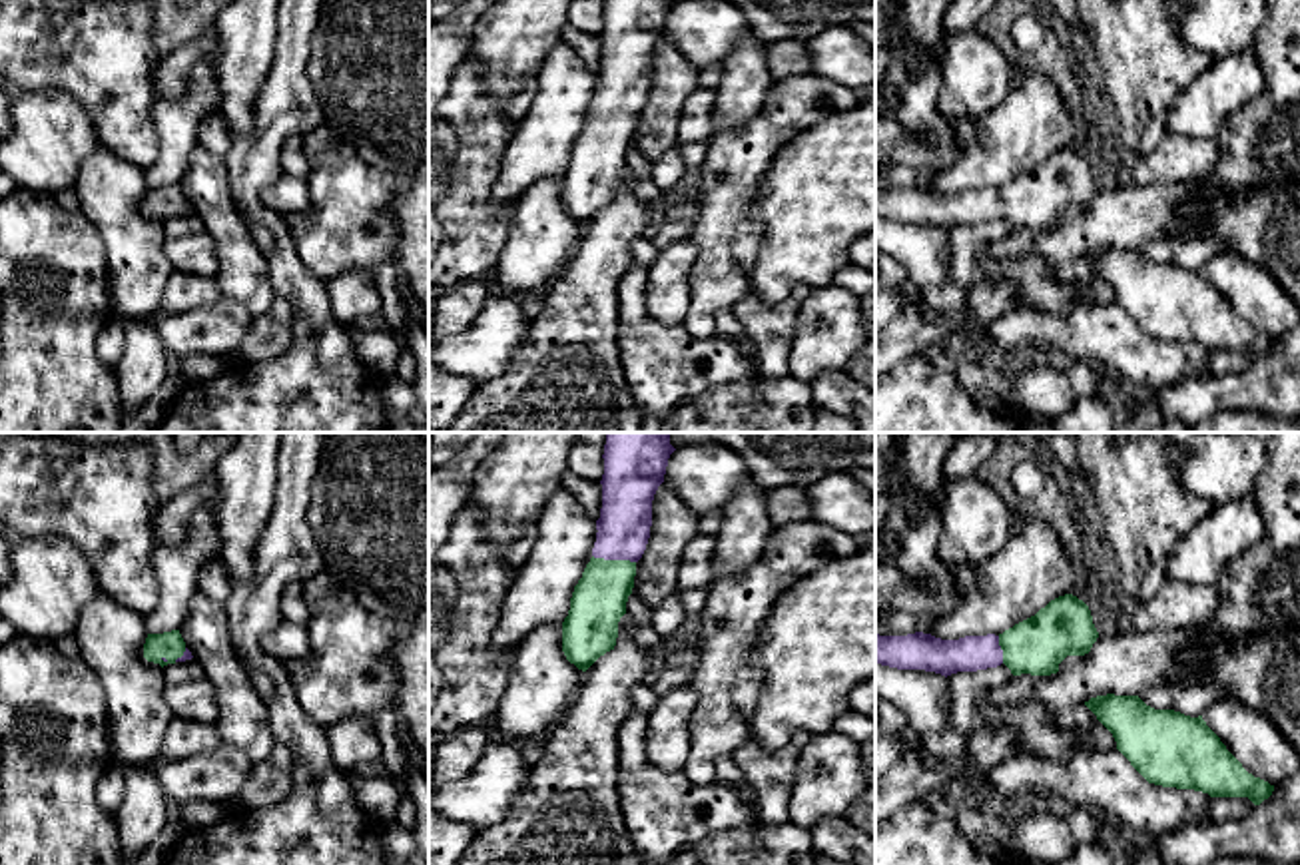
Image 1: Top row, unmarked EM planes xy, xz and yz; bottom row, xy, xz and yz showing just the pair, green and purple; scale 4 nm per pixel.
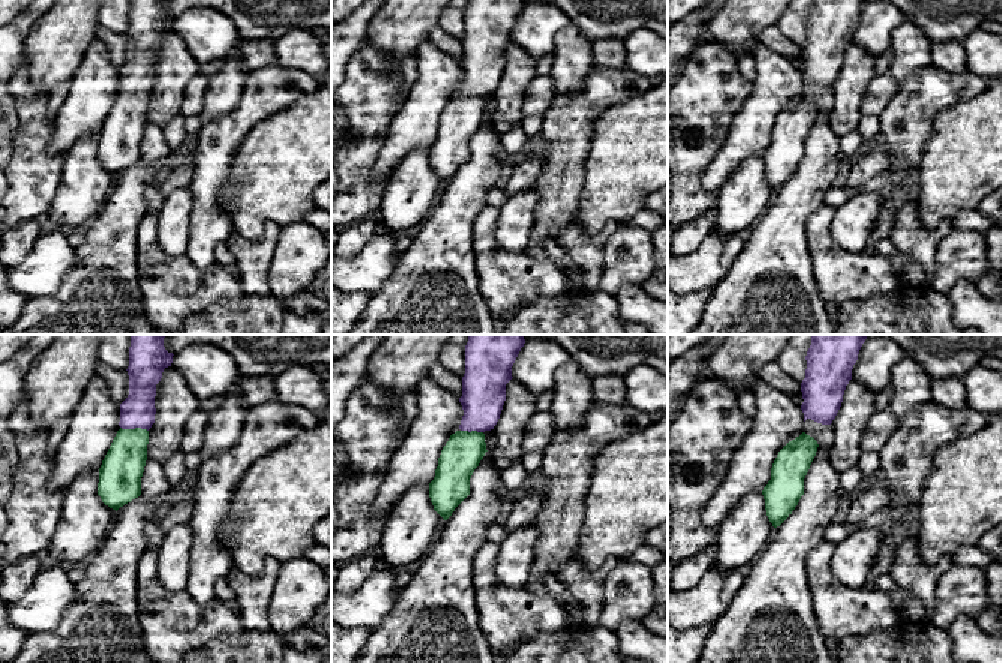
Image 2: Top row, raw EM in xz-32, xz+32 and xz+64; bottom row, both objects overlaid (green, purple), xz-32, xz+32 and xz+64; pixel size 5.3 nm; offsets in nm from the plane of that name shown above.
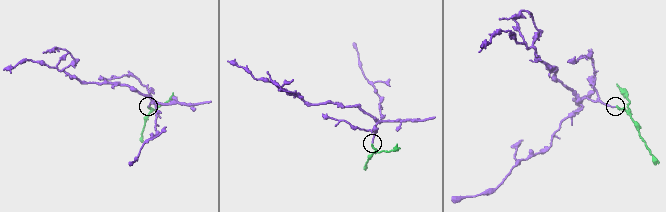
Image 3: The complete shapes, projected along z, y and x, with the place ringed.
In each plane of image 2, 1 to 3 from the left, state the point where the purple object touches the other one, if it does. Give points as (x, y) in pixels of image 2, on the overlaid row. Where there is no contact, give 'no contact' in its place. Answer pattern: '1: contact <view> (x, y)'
1: contact xz-32 (135, 428)
2: contact xz+32 (471, 431)
3: no contact

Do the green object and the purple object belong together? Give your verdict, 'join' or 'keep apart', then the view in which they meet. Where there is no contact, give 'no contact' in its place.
join; meets green in xz

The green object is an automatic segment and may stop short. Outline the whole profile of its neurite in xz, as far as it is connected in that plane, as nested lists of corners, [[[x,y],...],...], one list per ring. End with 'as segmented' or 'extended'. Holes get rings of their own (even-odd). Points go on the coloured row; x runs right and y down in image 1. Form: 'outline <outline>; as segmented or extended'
outline [[[606,432],[596,542],[562,622],[562,652],[582,672],[616,646],[636,562],[650,538],[652,500],[676,450],[670,434]]]; extended

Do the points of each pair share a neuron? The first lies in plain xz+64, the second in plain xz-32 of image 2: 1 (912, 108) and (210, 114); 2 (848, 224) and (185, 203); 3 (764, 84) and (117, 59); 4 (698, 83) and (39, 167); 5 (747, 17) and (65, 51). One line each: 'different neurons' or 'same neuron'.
1: different neurons
2: same neuron
3: different neurons
4: same neuron
5: same neuron

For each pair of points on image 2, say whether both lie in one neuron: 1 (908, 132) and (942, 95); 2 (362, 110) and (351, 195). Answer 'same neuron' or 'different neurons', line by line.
1: same neuron
2: same neuron

